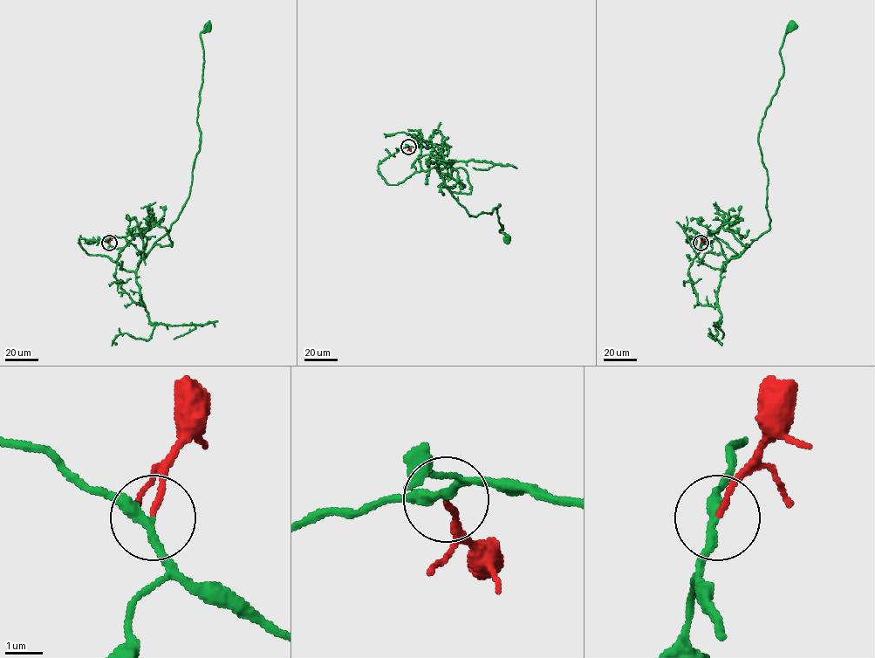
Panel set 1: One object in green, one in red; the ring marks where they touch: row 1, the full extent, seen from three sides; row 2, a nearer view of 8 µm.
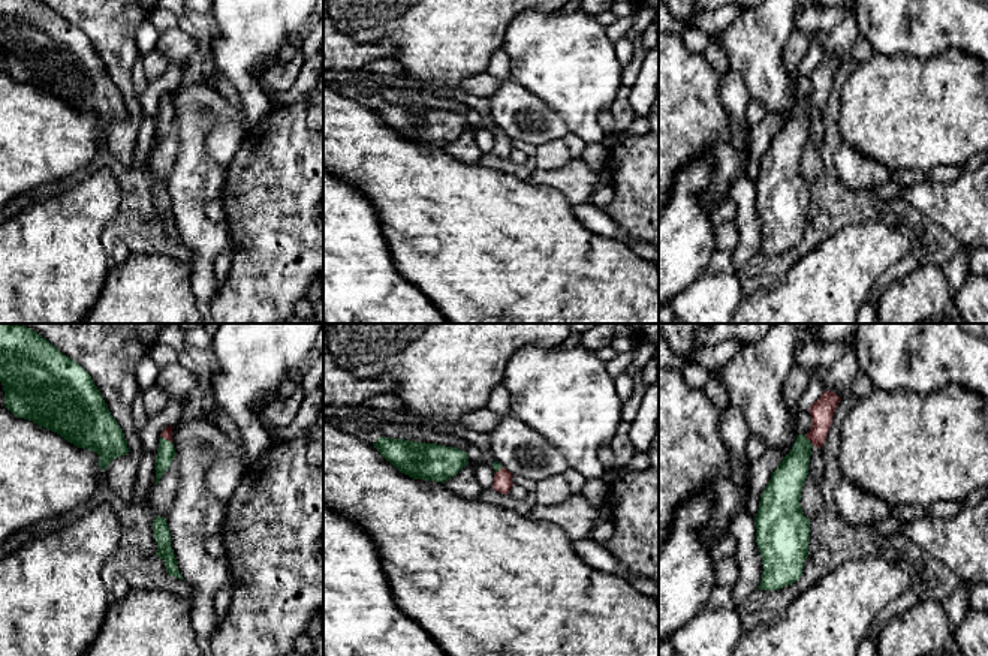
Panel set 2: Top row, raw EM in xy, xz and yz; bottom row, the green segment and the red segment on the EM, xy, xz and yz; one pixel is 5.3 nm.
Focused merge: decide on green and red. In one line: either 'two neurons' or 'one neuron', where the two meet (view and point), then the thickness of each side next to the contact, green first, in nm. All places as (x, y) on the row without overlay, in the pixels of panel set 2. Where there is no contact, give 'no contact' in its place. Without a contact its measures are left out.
one neuron; meets green in yz at (809, 105); 180 nm thick on the green side, 130 nm on the other

